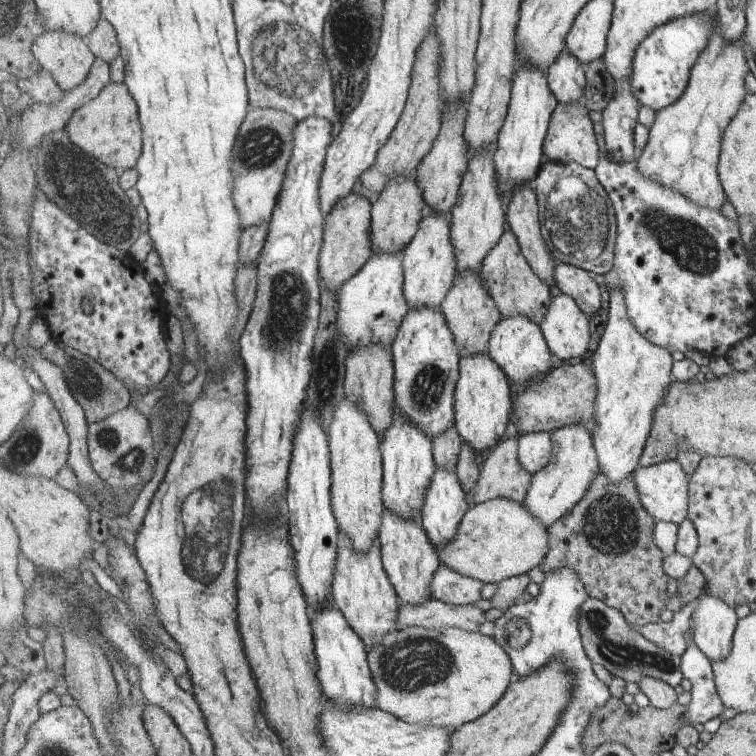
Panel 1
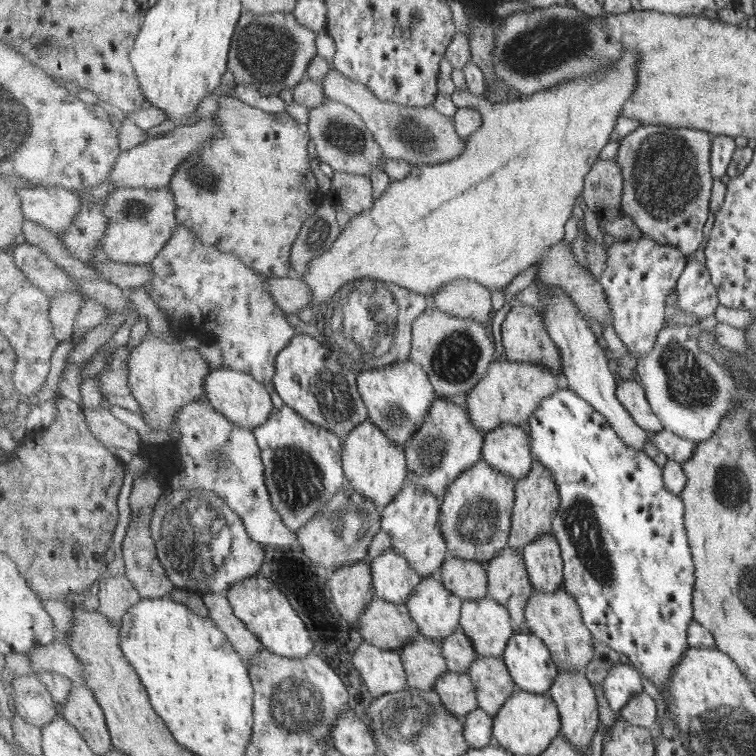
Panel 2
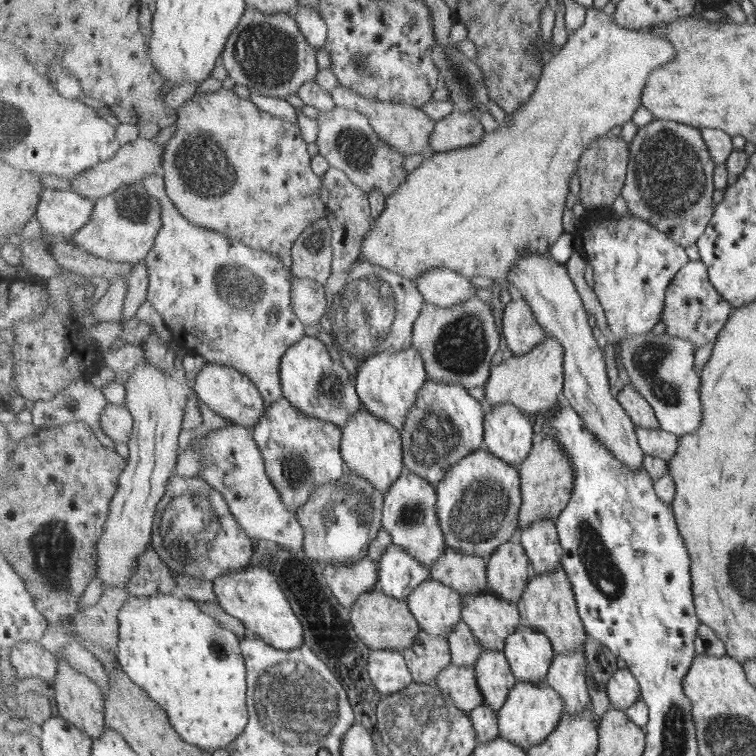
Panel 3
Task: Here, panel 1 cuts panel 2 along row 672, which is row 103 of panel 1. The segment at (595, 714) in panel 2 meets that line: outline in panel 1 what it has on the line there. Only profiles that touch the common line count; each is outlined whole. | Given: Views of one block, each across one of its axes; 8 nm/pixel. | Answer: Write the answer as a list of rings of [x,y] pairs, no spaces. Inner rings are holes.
[[[565,51],[547,72],[548,85],[561,104],[582,103],[587,86],[587,67],[571,52]]]

